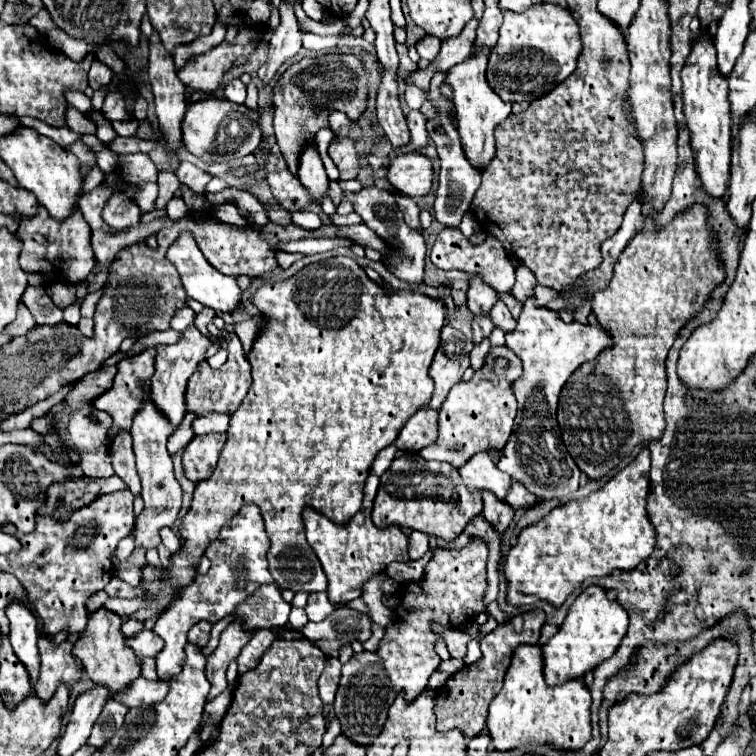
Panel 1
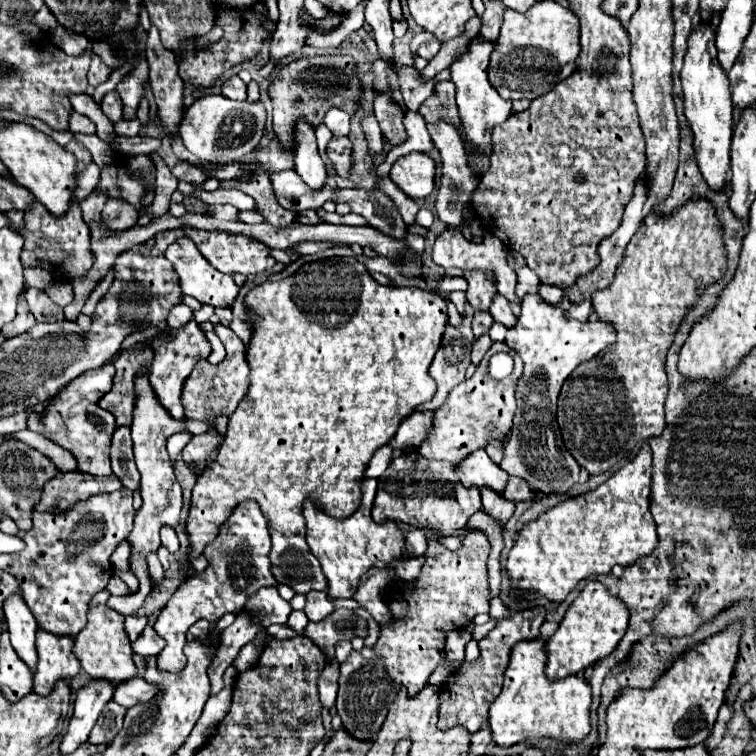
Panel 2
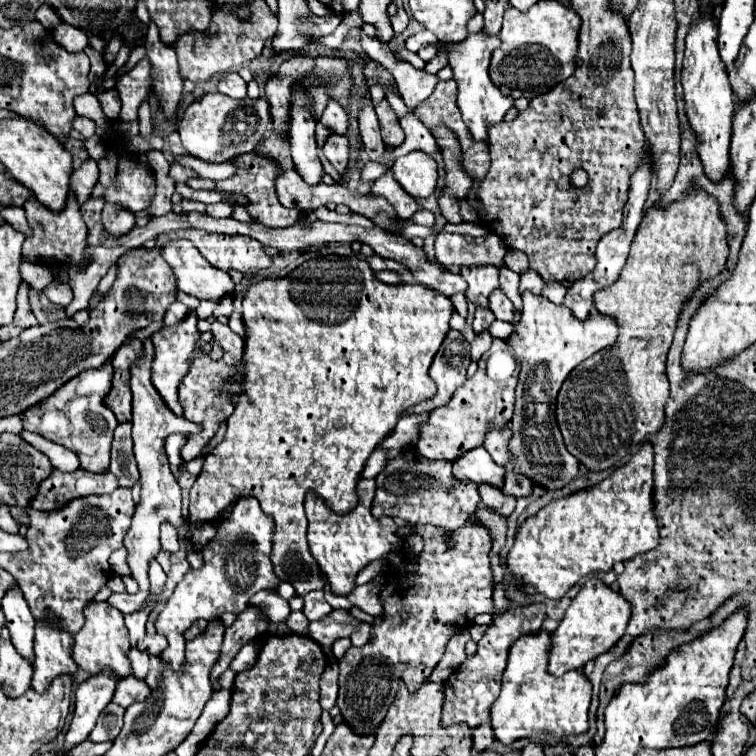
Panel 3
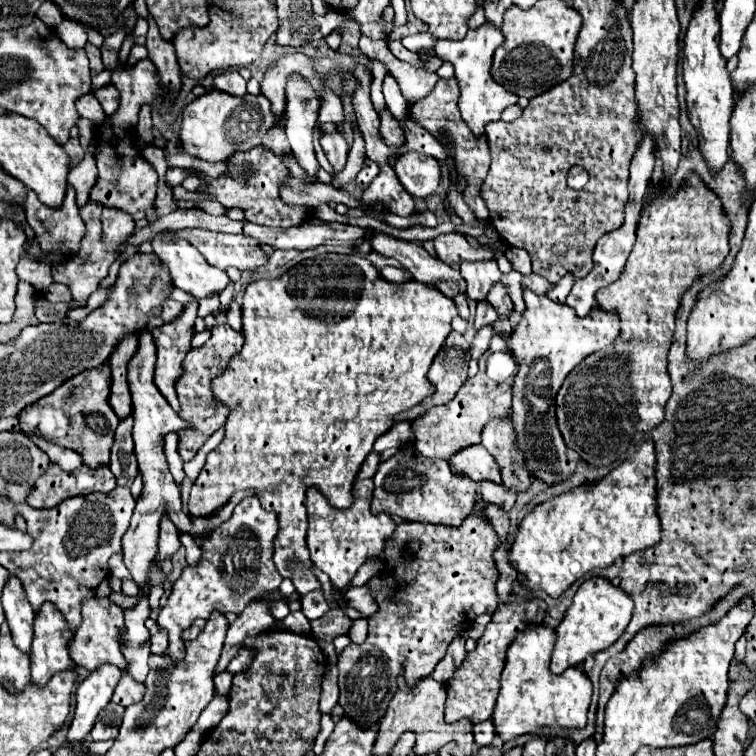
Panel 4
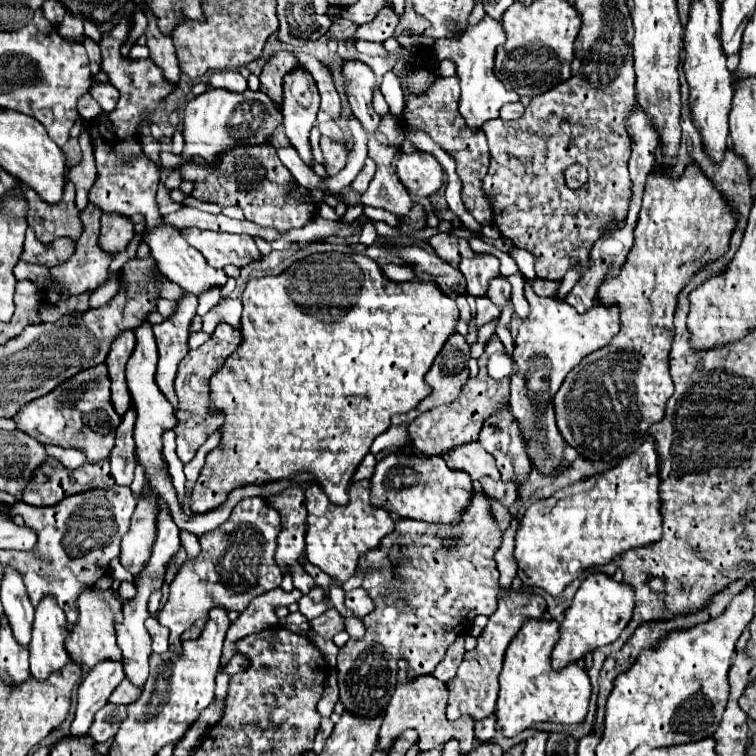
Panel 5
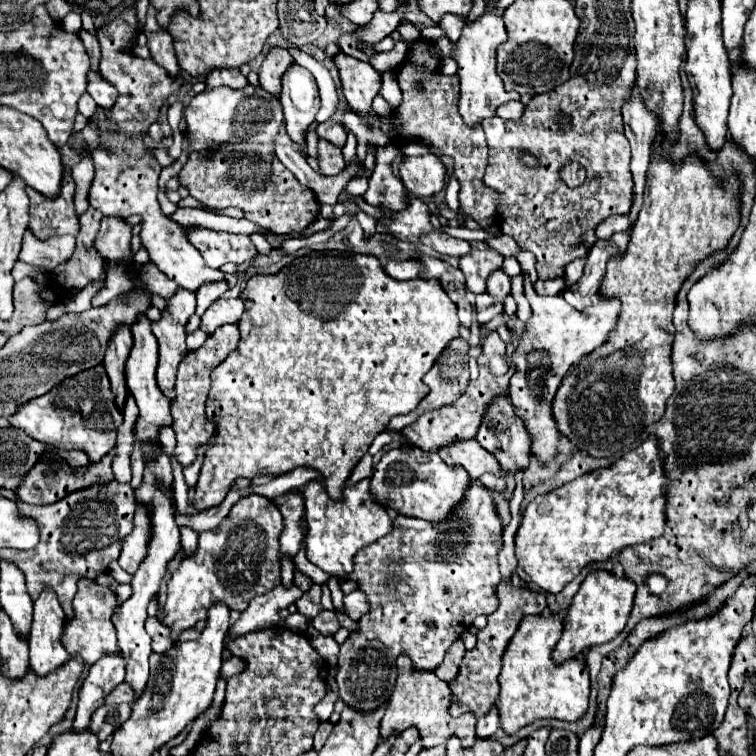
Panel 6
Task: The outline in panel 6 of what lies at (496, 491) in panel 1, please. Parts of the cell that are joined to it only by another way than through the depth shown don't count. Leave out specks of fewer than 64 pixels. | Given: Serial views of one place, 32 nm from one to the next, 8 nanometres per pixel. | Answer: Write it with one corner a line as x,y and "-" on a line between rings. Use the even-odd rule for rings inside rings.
464,440
452,446
446,446
440,450
440,458
446,464
462,466
470,474
472,480
478,480
484,472
500,476
498,460
494,458
494,454
484,450
476,440

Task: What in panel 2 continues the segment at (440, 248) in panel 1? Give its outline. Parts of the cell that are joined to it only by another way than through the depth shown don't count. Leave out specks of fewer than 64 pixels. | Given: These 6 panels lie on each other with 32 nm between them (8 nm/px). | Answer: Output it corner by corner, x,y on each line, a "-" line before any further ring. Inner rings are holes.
446,228
444,234
440,234
440,236
436,238
436,242
434,242
432,260
434,260
436,266
442,266
442,268
462,268
462,270
482,270
482,272
490,272
490,274
492,274
492,280
494,280
496,286
498,286
498,292
500,292
502,296
506,296
508,300
520,304
520,298
514,296
516,272
508,266
506,254
508,254
506,246
504,246
494,234
486,234
482,244
474,244
474,242
466,240
460,230
450,230
450,228

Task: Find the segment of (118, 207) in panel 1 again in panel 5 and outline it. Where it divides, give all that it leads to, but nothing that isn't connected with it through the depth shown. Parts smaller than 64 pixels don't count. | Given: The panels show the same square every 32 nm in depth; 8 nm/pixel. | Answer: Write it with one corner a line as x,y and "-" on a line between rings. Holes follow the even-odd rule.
102,214
102,230
100,230
100,246
112,256
126,250
128,242
134,236
134,224
128,216
120,214

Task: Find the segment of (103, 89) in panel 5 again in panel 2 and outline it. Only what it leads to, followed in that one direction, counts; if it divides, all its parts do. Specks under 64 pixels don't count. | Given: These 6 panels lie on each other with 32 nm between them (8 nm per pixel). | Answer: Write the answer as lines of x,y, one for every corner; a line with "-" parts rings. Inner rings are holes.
114,90
114,92
108,92
102,100
102,112
108,116
108,120
112,122
118,122
122,120
122,100
120,100
120,94

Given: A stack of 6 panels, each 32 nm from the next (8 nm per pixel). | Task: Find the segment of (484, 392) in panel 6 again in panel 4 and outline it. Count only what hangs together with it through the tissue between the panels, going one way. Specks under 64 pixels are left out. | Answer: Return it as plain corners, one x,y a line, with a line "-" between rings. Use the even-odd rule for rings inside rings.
494,336
492,346
488,352
484,352
484,356
480,356
478,360
478,374
470,380
464,382
464,386
460,388
460,392
456,392
454,400
444,404
444,406
436,406
432,410
428,410
424,416
420,416
414,422
414,438
416,438
416,450
426,456
426,458
444,458
448,460
450,456
454,456
456,452
460,452
460,448
468,448
472,444
480,444
480,436
484,426
494,420
494,418
506,418
512,412
512,380
506,382
494,382
486,376
486,360
492,352
496,350
506,350
504,340
500,340
498,336

